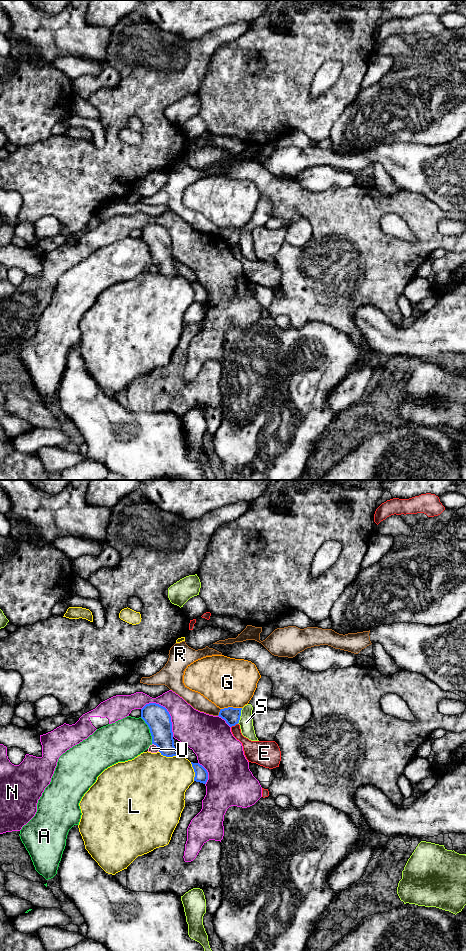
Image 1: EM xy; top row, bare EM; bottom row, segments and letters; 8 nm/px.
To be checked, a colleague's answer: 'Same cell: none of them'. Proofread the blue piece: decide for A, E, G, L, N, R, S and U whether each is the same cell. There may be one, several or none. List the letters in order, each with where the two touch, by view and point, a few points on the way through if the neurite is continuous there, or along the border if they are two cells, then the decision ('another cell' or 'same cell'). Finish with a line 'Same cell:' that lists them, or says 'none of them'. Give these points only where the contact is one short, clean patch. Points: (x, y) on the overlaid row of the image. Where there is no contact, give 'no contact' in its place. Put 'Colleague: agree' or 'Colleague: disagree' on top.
Colleague: agree
A: meets blue in xy at (150, 730); another cell
E: meets blue in xy at (234, 725); another cell
G: meets blue in xy at (231, 707); another cell
L: meets blue in xy at (170, 756); another cell
N: meets blue in xy at (168, 713); another cell
R: meets blue in xy at (219, 712); border along xy (221, 709), (217, 715); another cell
S: meets blue in xy at (240, 715); another cell
U: meets blue in xy at (157, 746); another cell
Same cell: none of them

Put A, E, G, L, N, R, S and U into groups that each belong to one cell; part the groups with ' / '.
A / E / G / L / N / R S / U

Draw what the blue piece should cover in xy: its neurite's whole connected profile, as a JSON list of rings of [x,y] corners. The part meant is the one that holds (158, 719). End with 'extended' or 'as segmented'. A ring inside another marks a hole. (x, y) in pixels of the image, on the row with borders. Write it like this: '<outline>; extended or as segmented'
[[[156,703],[146,704],[141,709],[141,718],[148,725],[152,744],[158,747],[161,755],[182,756],[174,746],[171,716],[165,707]]]; as segmented

